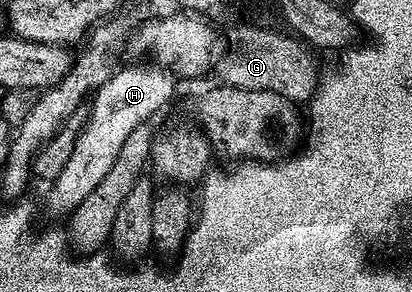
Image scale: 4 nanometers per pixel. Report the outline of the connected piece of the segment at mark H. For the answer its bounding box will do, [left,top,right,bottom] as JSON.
[44,67,177,217]

